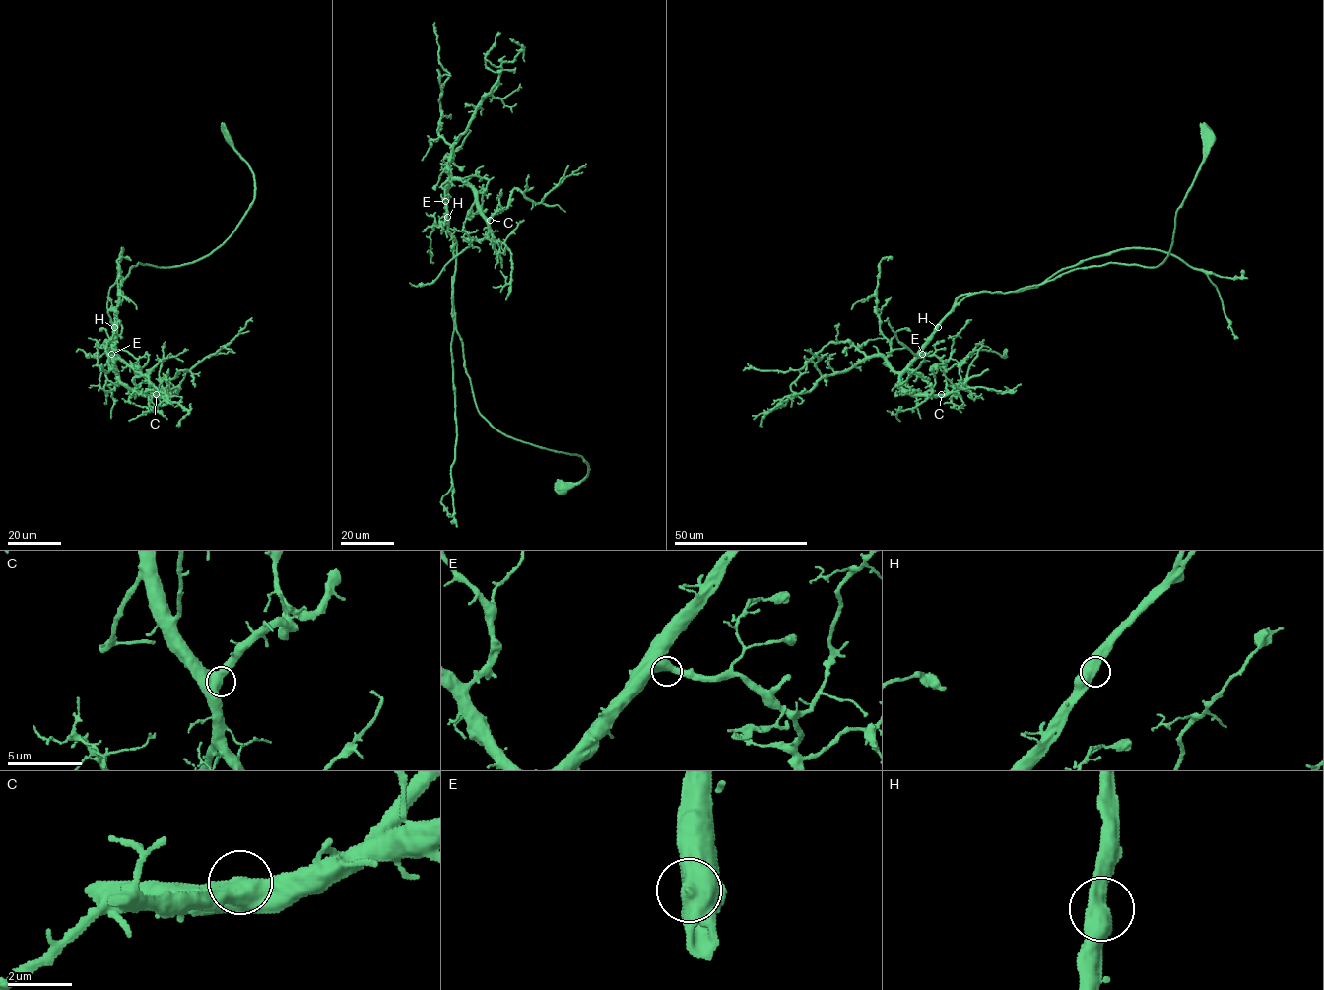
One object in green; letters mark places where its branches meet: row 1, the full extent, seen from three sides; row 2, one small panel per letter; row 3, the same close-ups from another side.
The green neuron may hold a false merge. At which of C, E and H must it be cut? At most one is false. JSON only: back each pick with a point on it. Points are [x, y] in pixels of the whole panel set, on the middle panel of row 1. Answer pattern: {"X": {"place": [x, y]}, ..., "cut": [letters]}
{"cut": []}

